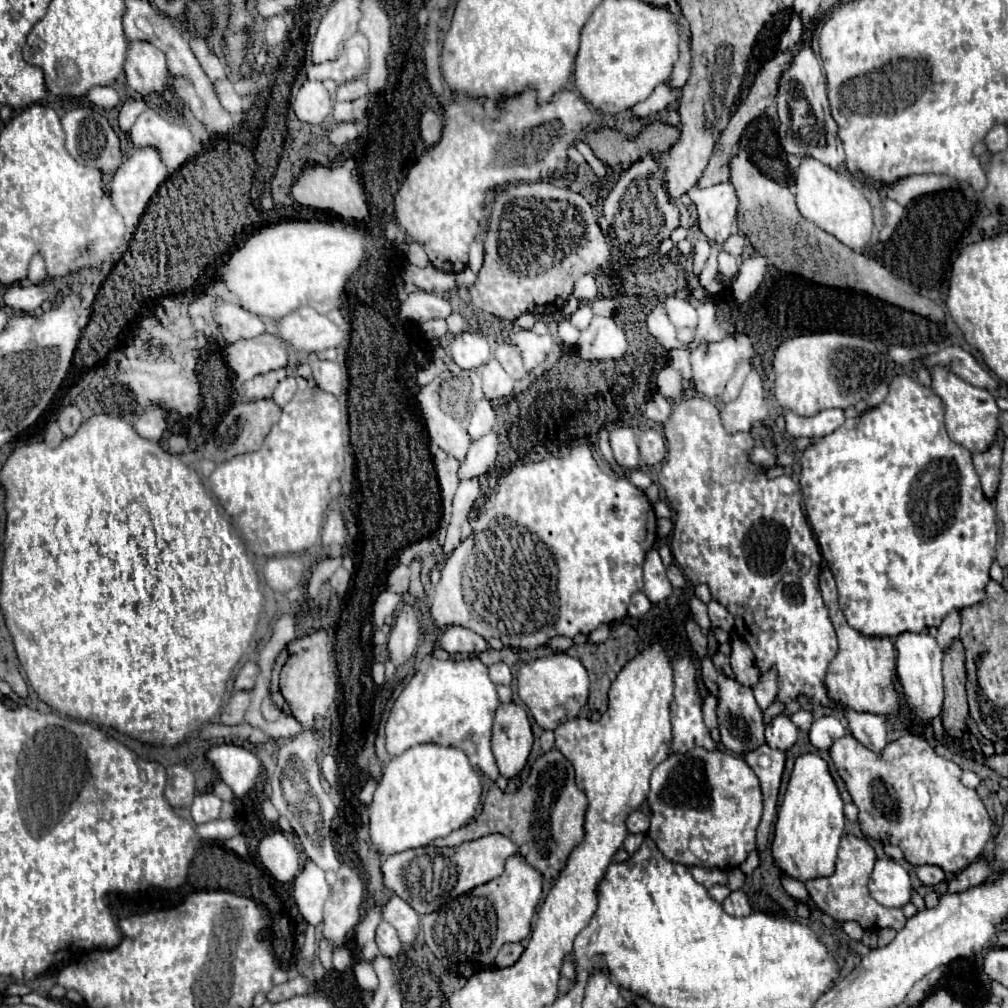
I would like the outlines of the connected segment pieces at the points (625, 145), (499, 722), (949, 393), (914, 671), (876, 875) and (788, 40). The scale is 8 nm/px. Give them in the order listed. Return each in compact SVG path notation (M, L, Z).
M653 122L651 126L647 126L641 136L637 138L627 138L615 130L599 130L599 132L587 132L587 144L591 146L593 154L607 166L611 166L613 170L627 170L631 168L637 160L643 160L645 156L653 154L655 158L659 158L661 154L669 152L673 148L673 144L679 140L681 132L679 128L673 128L673 126L667 126L667 124L661 124L661 122Z
M509 702L497 708L491 746L495 764L503 778L511 780L525 768L533 746L533 732L529 716L521 706Z
M931 368L931 376L933 376L931 388L941 396L945 404L945 428L949 438L965 446L971 454L987 452L995 444L999 432L999 408L995 404L995 398L985 388L971 386L969 382L957 378L947 368Z
M909 632L897 636L895 648L897 648L897 676L903 686L907 704L911 706L911 712L915 714L917 722L923 728L929 728L935 718L943 716L943 676L941 676L943 652L933 636Z
M891 858L877 860L869 878L869 892L883 906L905 906L911 898L907 870Z
M793 12L791 22L789 22L789 28L787 28L787 32L783 34L783 38L781 38L781 42L779 42L779 48L783 50L783 48L793 46L793 44L799 40L801 32L803 32L803 22L801 22L801 16L799 16L797 12Z

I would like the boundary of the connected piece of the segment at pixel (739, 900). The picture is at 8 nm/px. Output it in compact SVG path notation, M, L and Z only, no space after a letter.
M737 890L737 892L731 892L727 896L727 900L723 900L723 910L731 916L747 916L747 914L751 914L751 904L749 904L745 892Z

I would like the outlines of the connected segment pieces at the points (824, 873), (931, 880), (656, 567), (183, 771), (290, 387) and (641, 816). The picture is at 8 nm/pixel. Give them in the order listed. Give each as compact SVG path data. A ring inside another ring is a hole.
M817 754L799 756L795 760L783 804L777 812L771 842L771 856L781 874L799 882L809 882L813 878L827 878L835 872L839 840L845 828L843 808L844 802L829 774L827 762Z
M919 866L917 868L917 878L925 886L937 886L945 878L945 872L939 866Z
M653 548L647 558L645 558L645 564L643 564L643 572L645 572L645 586L643 586L643 592L647 594L647 598L657 604L665 598L671 596L671 582L667 580L667 570L665 566L661 564L661 558L657 554L657 550Z
M175 764L167 768L167 786L165 798L173 808L191 806L195 798L195 776L189 768Z
M287 376L287 378L275 388L273 400L283 408L283 406L295 396L295 390L297 390L297 380L295 380L295 376Z
M635 810L627 818L627 830L631 834L645 834L649 830L649 824L651 824L651 818L645 812L641 812L641 810Z

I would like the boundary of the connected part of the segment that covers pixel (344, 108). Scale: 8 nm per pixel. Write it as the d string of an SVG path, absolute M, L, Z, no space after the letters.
M339 102L333 108L333 122L341 124L341 122L355 122L353 116L353 104L351 102Z

